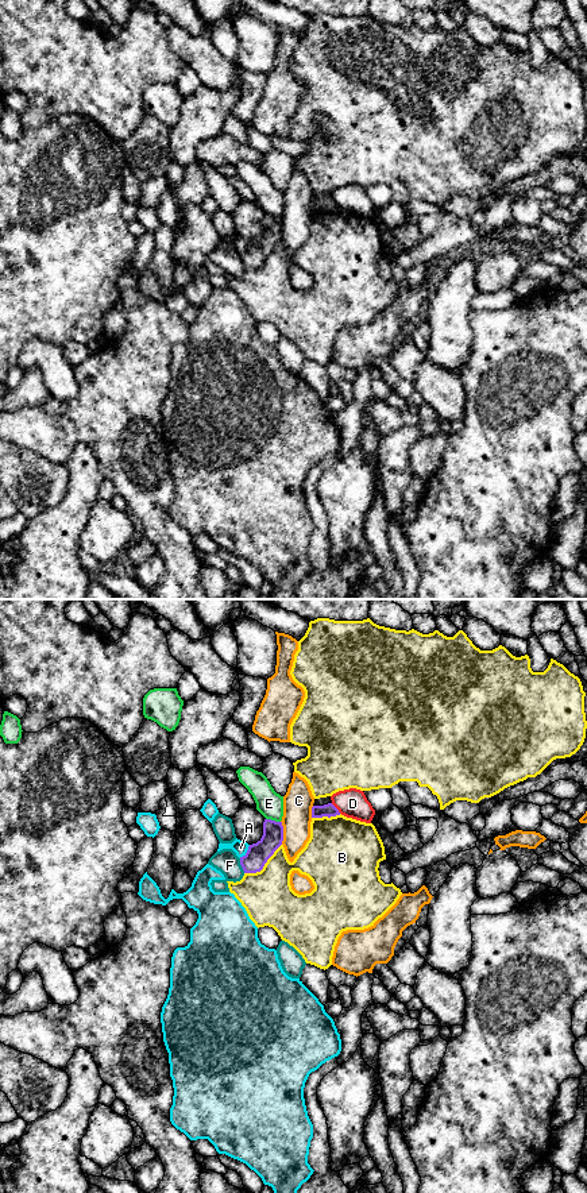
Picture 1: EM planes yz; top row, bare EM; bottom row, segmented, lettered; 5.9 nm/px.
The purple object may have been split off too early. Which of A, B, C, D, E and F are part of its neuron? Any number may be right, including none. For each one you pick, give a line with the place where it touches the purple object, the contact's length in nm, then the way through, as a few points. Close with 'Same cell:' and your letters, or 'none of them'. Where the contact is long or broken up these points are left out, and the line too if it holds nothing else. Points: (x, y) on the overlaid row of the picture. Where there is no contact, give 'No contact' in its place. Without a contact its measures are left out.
Same cell: none of them

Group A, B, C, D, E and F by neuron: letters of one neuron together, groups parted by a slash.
A / B / C / D E / F

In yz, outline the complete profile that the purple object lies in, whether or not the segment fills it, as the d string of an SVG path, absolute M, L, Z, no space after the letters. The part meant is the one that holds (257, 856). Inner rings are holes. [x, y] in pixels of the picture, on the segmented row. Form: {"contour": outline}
{"contour": "M264 819L262 838L256 843L250 845L247 853L240 857L240 865L244 873L260 872L267 860L282 845L282 841L282 822Z"}

